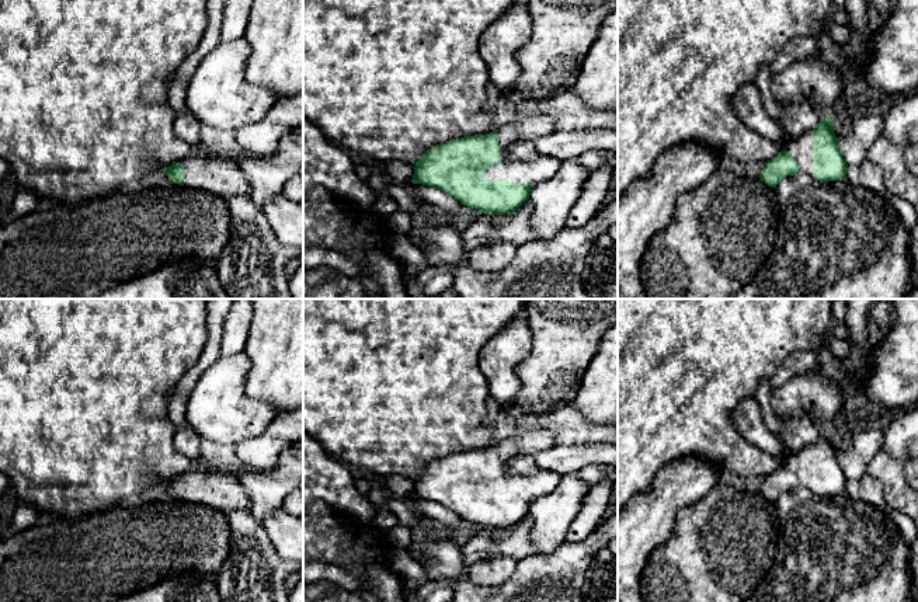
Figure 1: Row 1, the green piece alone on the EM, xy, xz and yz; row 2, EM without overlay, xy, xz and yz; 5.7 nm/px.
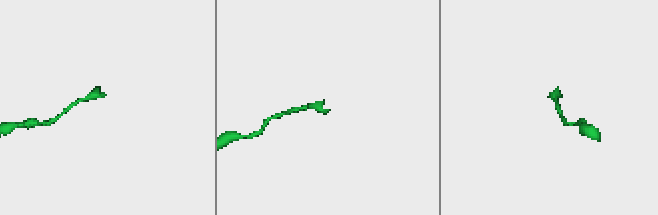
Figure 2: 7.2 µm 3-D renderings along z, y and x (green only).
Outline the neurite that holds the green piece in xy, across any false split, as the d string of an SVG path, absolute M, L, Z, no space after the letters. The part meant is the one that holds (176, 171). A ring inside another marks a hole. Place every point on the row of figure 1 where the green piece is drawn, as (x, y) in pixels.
M189 154L180 163L163 167L174 184L208 191L220 196L250 196L250 184L246 174L233 163L219 157Z

